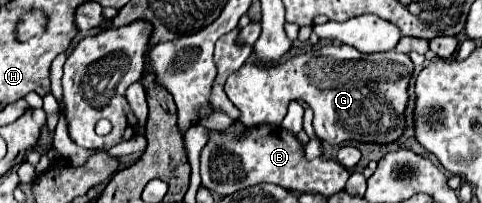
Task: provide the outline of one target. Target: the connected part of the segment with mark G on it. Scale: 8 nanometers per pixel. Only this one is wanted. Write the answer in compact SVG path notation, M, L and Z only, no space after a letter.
M328 44L318 50L298 54L290 60L278 64L256 64L248 60L240 70L236 70L224 84L226 96L234 102L240 110L240 122L244 126L258 126L258 124L272 124L280 126L288 104L292 100L306 102L314 112L314 132L328 144L344 144L350 140L366 142L366 144L390 144L396 142L406 130L406 106L408 106L408 84L414 72L414 64L410 56L400 52L380 52L380 54L362 54L352 46L336 46Z

